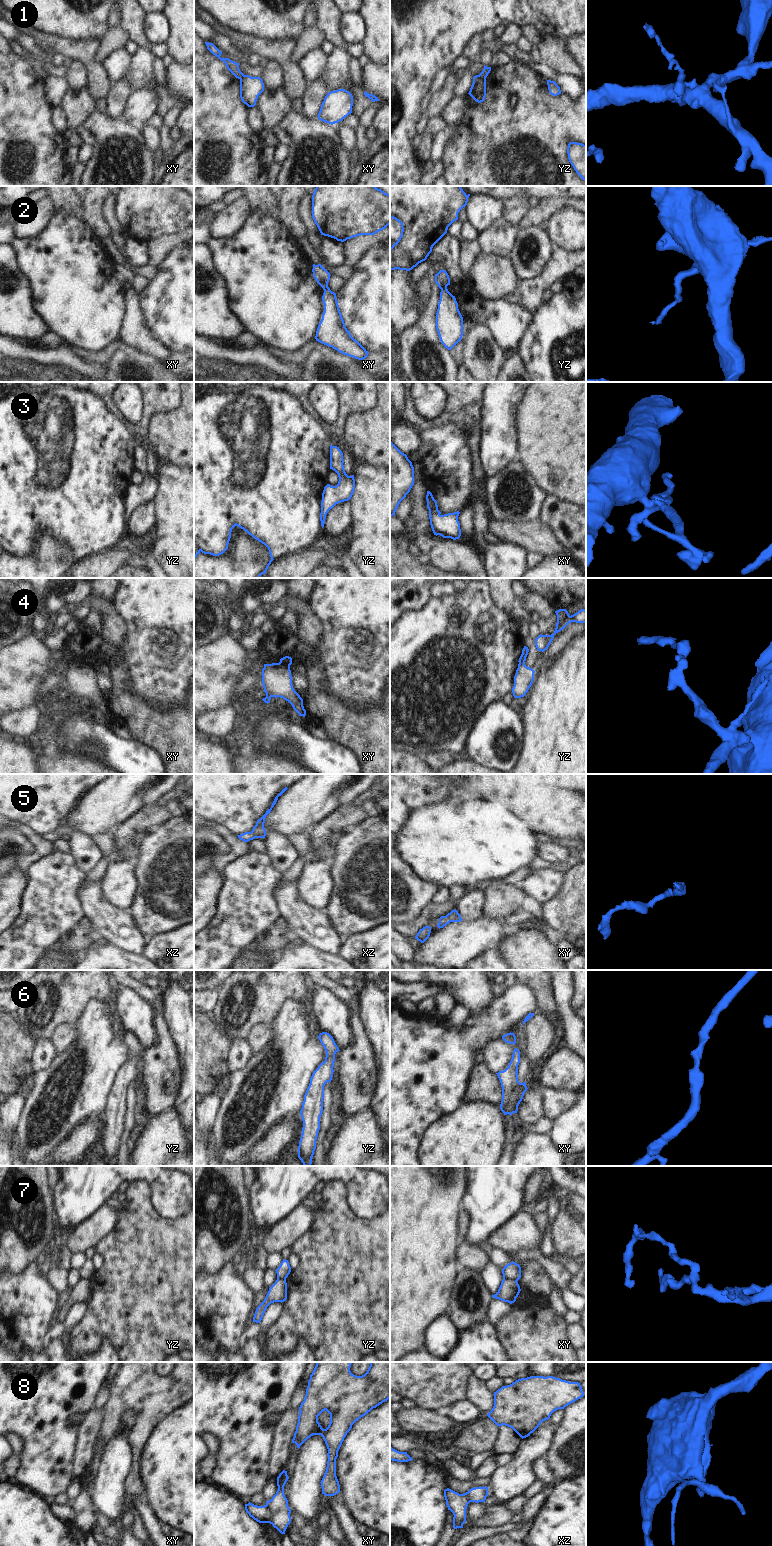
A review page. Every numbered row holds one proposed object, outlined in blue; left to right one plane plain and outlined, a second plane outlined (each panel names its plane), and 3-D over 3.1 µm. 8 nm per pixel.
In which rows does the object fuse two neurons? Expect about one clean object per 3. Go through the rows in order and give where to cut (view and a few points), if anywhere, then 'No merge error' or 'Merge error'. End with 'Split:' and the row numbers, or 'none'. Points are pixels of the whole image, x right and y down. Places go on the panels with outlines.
1: Split along yz (478, 75), (485, 79). Merge error
2: Split along yz (446, 286), (441, 289). Merge error
3: No split. No merge error
4: Split along xy (279, 662), (289, 666). Merge error
5: No split. No merge error
6: No split. No merge error
7: Split along xy (503, 1277), (516, 1281). Merge error
8: Split along xy (265, 1505), (271, 1515), (271, 1523). Merge error
Split: 1, 2, 4, 7, 8

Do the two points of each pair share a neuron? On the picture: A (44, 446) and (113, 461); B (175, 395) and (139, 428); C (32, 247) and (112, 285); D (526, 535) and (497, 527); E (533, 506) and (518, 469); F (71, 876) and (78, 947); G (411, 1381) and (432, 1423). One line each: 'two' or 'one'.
A: one
B: one
C: one
D: one
E: one
F: two
G: two

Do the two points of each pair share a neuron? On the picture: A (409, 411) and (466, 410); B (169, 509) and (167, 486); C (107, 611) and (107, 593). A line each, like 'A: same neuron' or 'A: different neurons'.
A: same neuron
B: same neuron
C: different neurons

